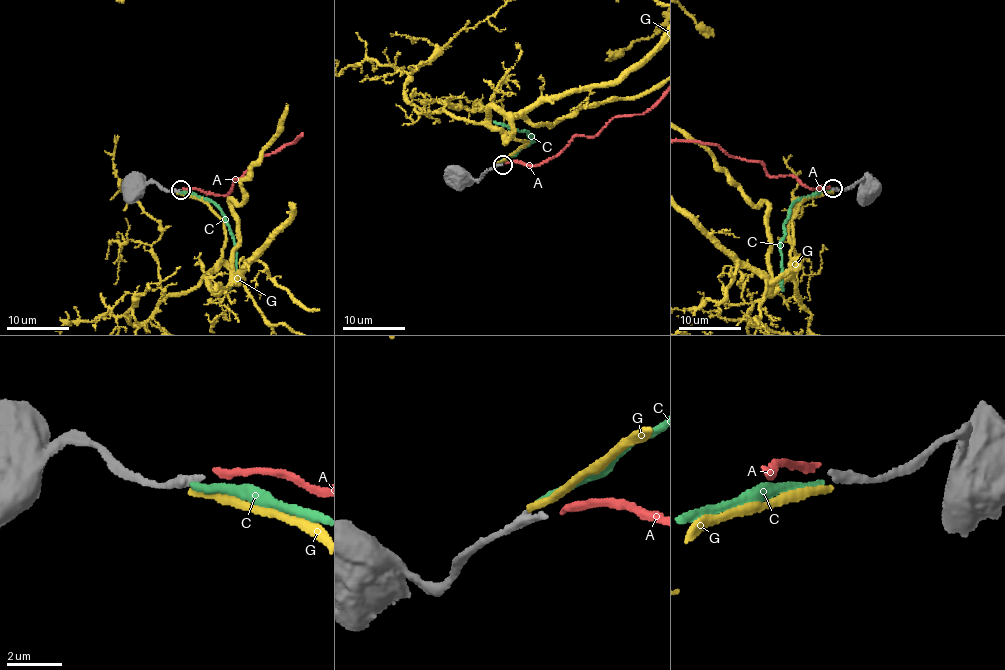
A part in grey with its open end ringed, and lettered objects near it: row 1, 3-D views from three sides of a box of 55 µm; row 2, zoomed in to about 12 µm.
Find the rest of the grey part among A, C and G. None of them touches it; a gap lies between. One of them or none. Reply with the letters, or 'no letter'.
A

